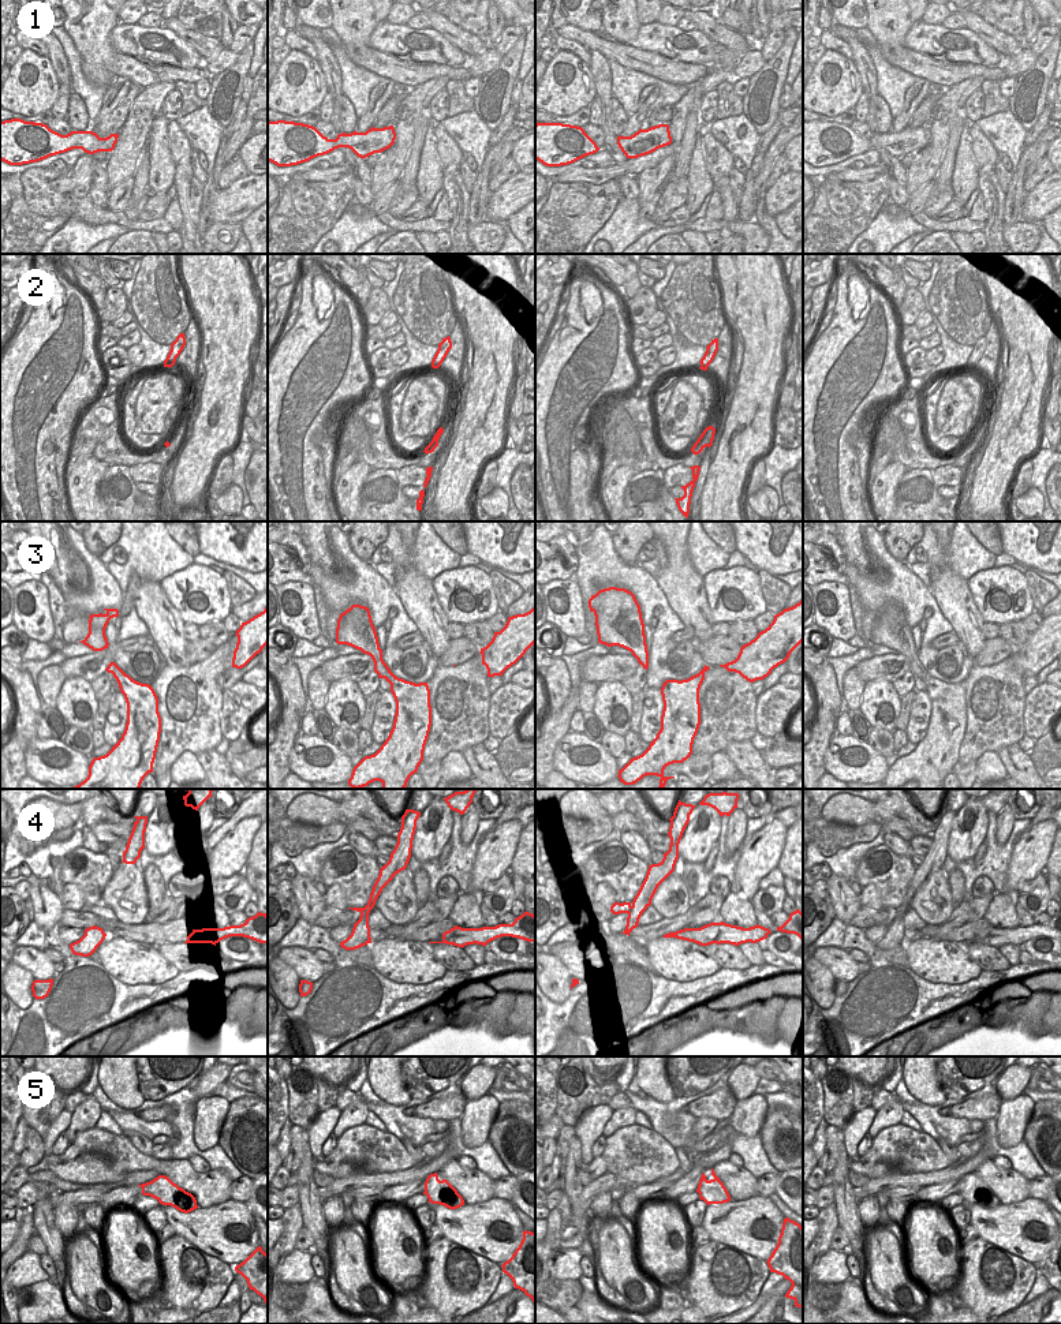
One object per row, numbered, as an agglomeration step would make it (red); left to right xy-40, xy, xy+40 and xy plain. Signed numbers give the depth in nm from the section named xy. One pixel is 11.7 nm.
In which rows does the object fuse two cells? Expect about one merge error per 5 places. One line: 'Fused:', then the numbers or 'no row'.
Fused: 4, 5

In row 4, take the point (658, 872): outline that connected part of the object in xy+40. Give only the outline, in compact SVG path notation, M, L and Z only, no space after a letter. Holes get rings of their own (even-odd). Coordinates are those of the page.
M679 800L673 816L669 819L669 850L664 853L661 863L649 865L646 878L632 901L632 906L627 917L625 930L621 934L629 936L632 930L639 925L639 919L642 913L651 905L651 900L658 886L675 871L675 865L679 859L679 844L690 822L690 815L692 814L695 807L696 805L685 804Z

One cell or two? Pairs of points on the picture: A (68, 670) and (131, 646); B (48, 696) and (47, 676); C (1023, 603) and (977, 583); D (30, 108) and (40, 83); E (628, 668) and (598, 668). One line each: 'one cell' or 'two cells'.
A: one cell
B: one cell
C: one cell
D: one cell
E: one cell

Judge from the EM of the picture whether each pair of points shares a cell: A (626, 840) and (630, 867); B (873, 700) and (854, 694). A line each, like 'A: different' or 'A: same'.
A: different
B: different

